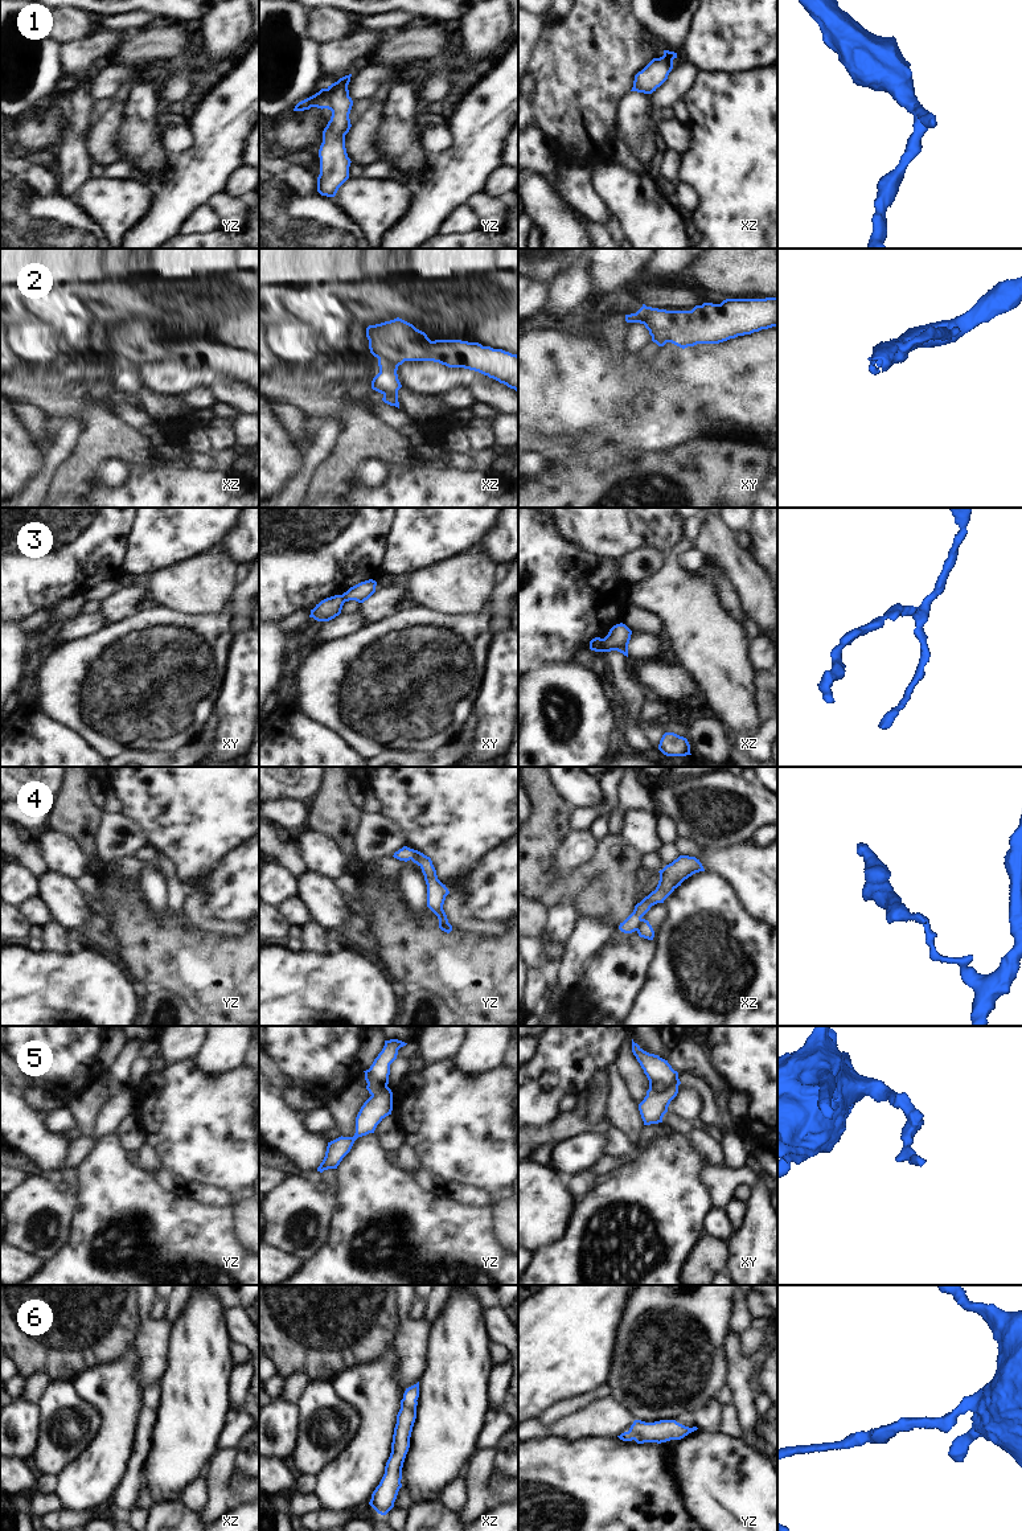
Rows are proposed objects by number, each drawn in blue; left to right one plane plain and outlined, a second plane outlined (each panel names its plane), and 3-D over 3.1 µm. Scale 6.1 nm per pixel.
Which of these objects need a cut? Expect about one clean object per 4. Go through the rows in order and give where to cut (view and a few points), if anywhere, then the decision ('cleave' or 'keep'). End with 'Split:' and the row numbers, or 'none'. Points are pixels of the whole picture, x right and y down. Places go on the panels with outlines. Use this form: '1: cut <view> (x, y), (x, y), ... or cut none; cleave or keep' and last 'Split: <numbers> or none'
1: cut yz (325, 89), (331, 109); cleave
2: cut none; keep
3: cut xz (602, 639), (599, 651); cleave
4: cut yz (413, 849), (413, 858), (417, 862); cleave
5: cut xy (677, 1084), (661, 1091), (652, 1091), (649, 1088); cleave
6: cut none; keep
Split: 1, 3, 4, 5

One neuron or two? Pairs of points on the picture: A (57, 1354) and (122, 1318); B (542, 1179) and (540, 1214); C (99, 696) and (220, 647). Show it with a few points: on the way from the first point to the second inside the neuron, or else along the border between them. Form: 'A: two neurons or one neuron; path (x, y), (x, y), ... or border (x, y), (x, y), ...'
A: one neuron; path (73, 1338), (93, 1318), (106, 1318)
B: one neuron; path (541, 1187), (540, 1206)
C: one neuron; path (130, 686), (152, 682), (163, 672), (189, 655)

